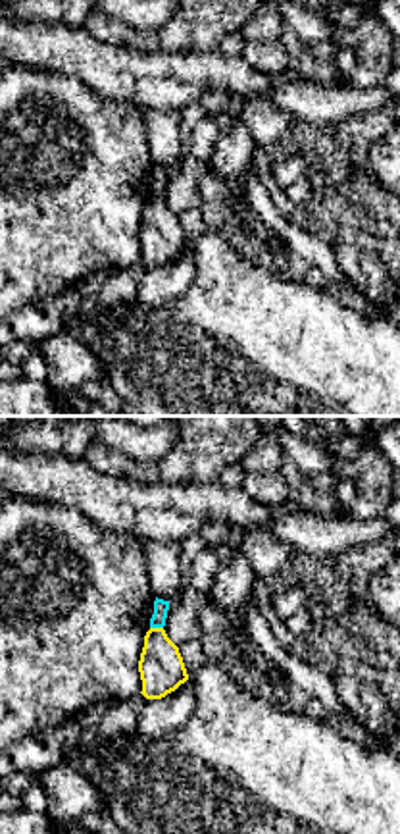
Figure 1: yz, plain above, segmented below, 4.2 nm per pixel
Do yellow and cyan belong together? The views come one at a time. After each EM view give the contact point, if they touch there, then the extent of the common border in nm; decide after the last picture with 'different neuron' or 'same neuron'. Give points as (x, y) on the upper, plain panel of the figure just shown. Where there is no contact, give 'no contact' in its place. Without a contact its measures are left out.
meets yellow at (156, 197); contact 60 nm long

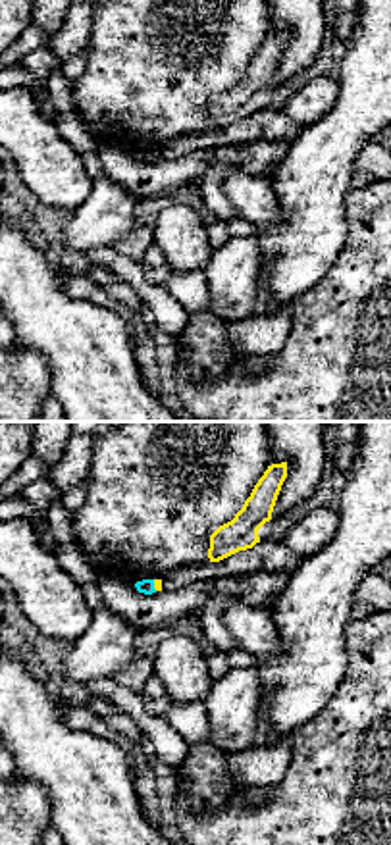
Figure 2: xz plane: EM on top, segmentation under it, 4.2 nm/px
meets yellow at (155, 154); contact 50 nm long

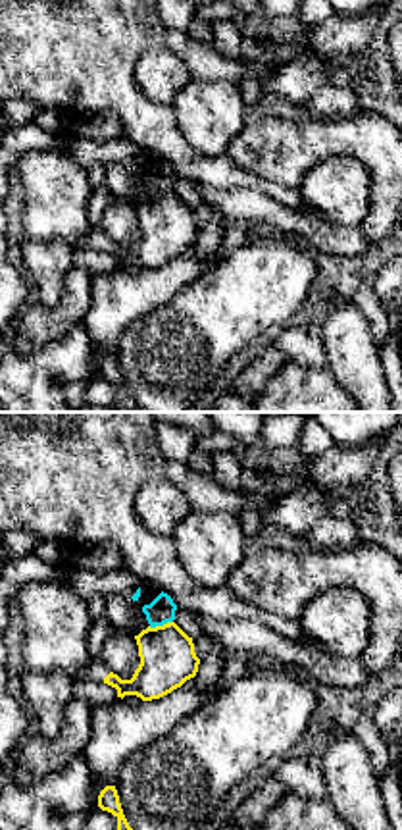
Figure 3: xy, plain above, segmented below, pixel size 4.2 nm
meets yellow at (160, 195); contact 110 nm long

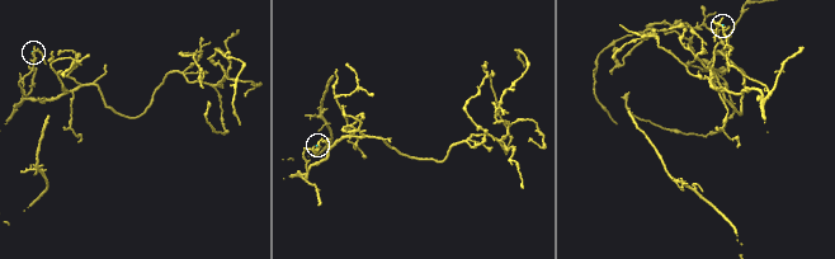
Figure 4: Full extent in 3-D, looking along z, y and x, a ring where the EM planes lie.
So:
different neuron

